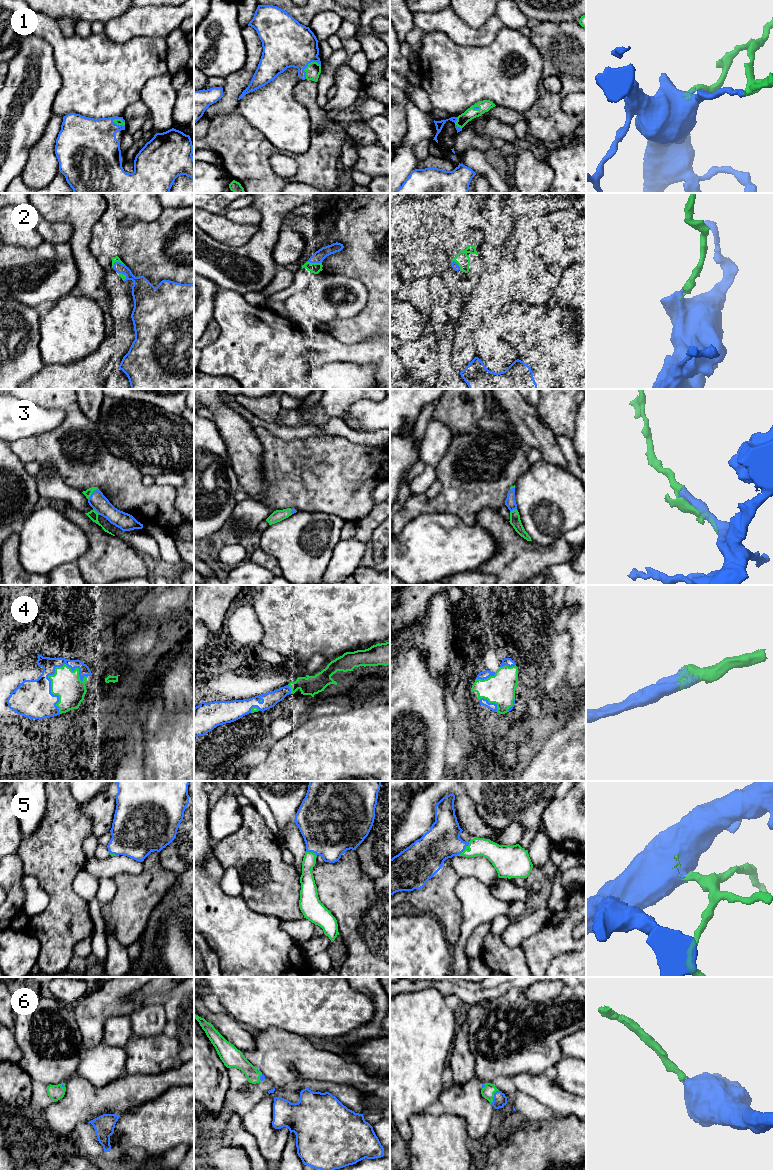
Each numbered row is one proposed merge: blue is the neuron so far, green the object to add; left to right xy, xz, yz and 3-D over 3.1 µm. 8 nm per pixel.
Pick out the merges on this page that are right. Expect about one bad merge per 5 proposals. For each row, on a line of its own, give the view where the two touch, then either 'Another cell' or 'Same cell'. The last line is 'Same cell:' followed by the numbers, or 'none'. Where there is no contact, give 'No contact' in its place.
1: Touches blue in xz. Same cell
2: Touches blue in xy. Same cell
3: Touches blue in xy. Same cell
4: Touches blue in xy. Same cell
5: Touches blue in yz. Same cell
6: Touches blue in yz. Same cell
Same cell: 1, 2, 3, 4, 5, 6

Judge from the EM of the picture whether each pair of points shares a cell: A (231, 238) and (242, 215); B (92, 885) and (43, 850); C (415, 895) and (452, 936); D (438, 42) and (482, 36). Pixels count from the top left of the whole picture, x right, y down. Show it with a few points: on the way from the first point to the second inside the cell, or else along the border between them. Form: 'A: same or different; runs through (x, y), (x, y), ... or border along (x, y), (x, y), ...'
A: different; border along (223, 213), (227, 218), (238, 223), (259, 224)
B: different; border along (83, 869), (74, 878)
C: same; runs through (427, 900), (451, 924)
D: different; border along (432, 31), (443, 31), (459, 44), (477, 46)

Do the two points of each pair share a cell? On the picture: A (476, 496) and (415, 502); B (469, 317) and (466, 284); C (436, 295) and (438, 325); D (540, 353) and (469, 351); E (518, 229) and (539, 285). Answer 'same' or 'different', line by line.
A: same
B: different
C: same
D: different
E: different

